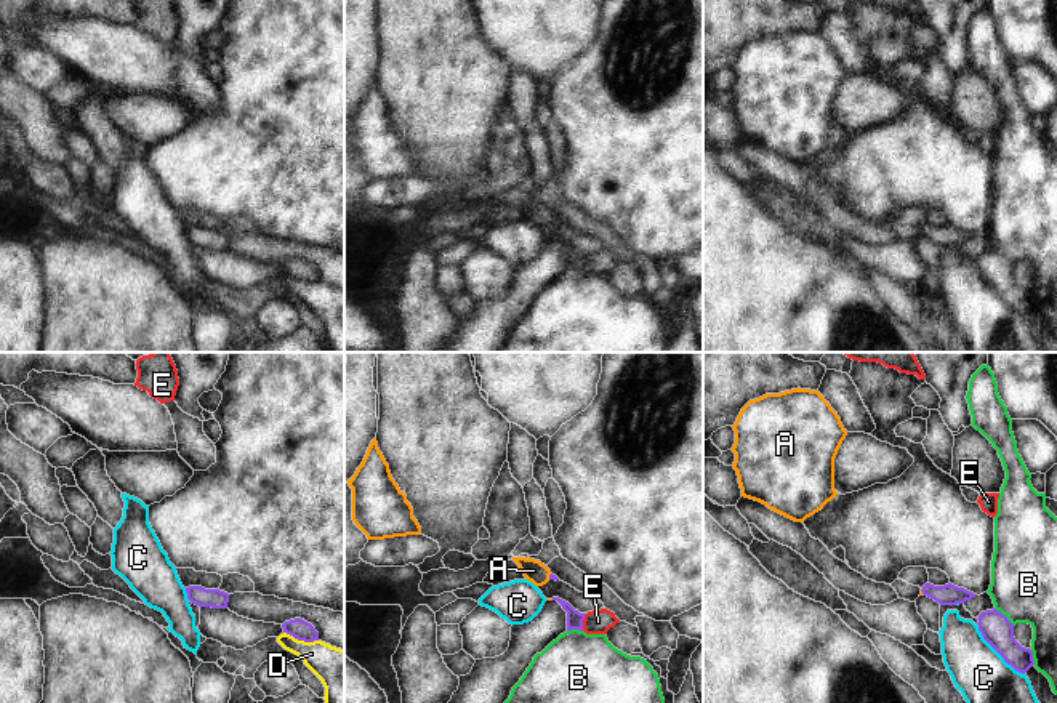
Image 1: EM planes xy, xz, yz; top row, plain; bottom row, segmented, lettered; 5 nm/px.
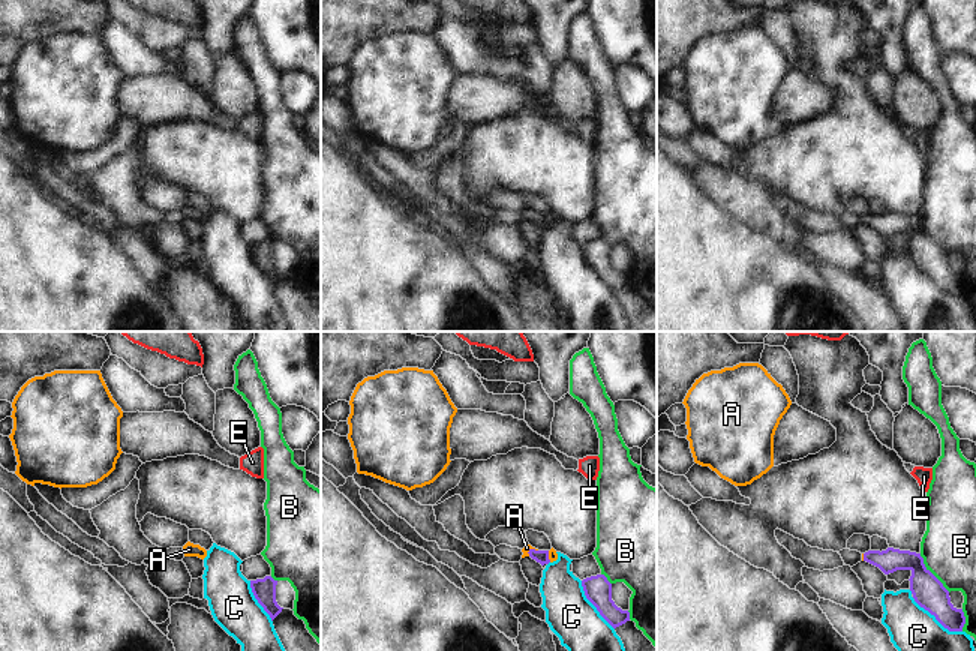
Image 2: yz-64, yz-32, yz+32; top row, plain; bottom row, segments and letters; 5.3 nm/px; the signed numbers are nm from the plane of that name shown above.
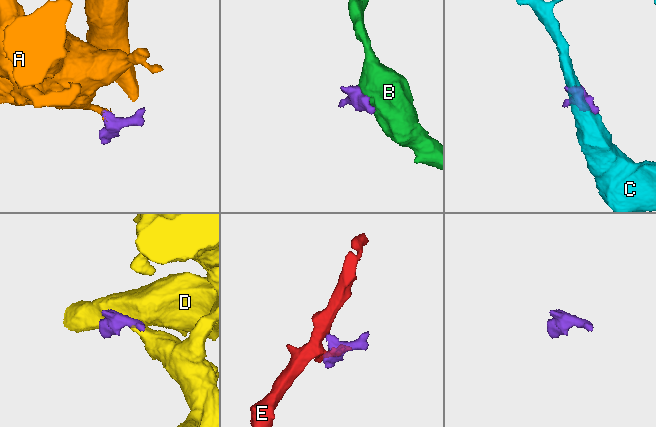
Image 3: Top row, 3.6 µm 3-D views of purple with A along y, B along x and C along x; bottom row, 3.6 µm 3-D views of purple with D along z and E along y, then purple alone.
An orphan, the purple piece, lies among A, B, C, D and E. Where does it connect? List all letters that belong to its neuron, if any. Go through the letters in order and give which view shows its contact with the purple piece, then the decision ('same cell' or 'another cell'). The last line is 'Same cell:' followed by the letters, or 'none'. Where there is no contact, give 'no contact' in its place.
A: contact in xz; same cell
B: contact in yz; another cell
C: contact in yz; another cell
D: contact in xy; another cell
E: contact in xz; another cell
Same cell: A

